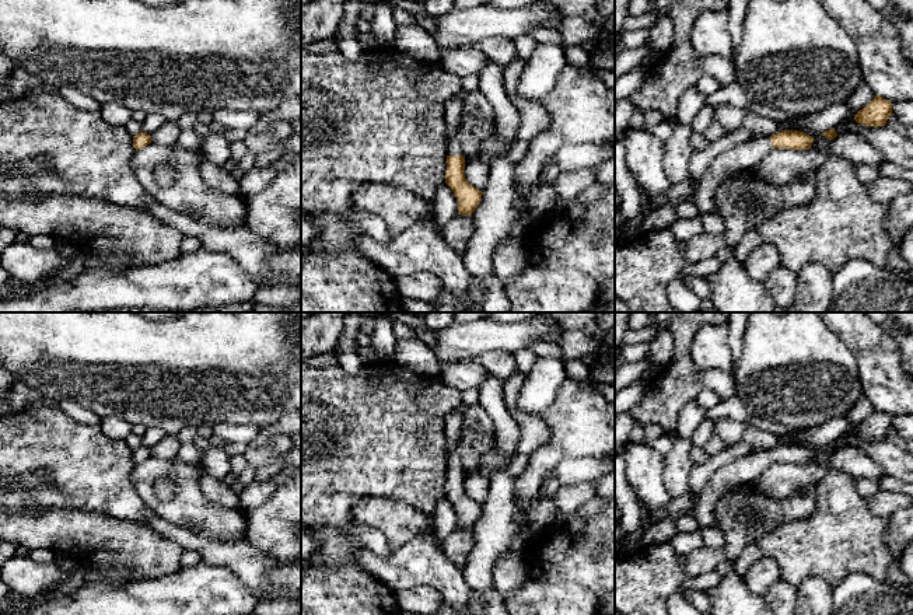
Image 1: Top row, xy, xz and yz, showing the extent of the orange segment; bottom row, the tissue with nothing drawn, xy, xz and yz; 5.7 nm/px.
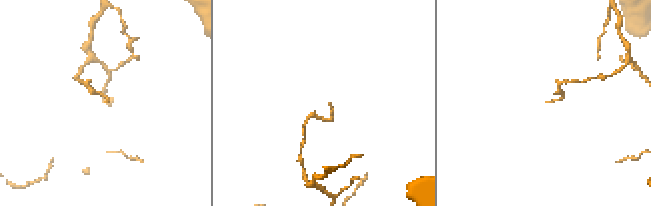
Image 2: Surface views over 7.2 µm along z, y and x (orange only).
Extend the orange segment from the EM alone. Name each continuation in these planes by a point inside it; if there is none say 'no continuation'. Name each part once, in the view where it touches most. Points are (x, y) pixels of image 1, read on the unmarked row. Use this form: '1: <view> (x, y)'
1: xz (454, 461)

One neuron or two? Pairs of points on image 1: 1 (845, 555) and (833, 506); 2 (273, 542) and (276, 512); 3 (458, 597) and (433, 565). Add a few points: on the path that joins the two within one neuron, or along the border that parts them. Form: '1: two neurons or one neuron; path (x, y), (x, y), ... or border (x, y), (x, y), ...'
1: one neuron; path (842, 542), (842, 519)
2: one neuron; path (276, 535), (276, 519)
3: one neuron; path (454, 589), (441, 573)

